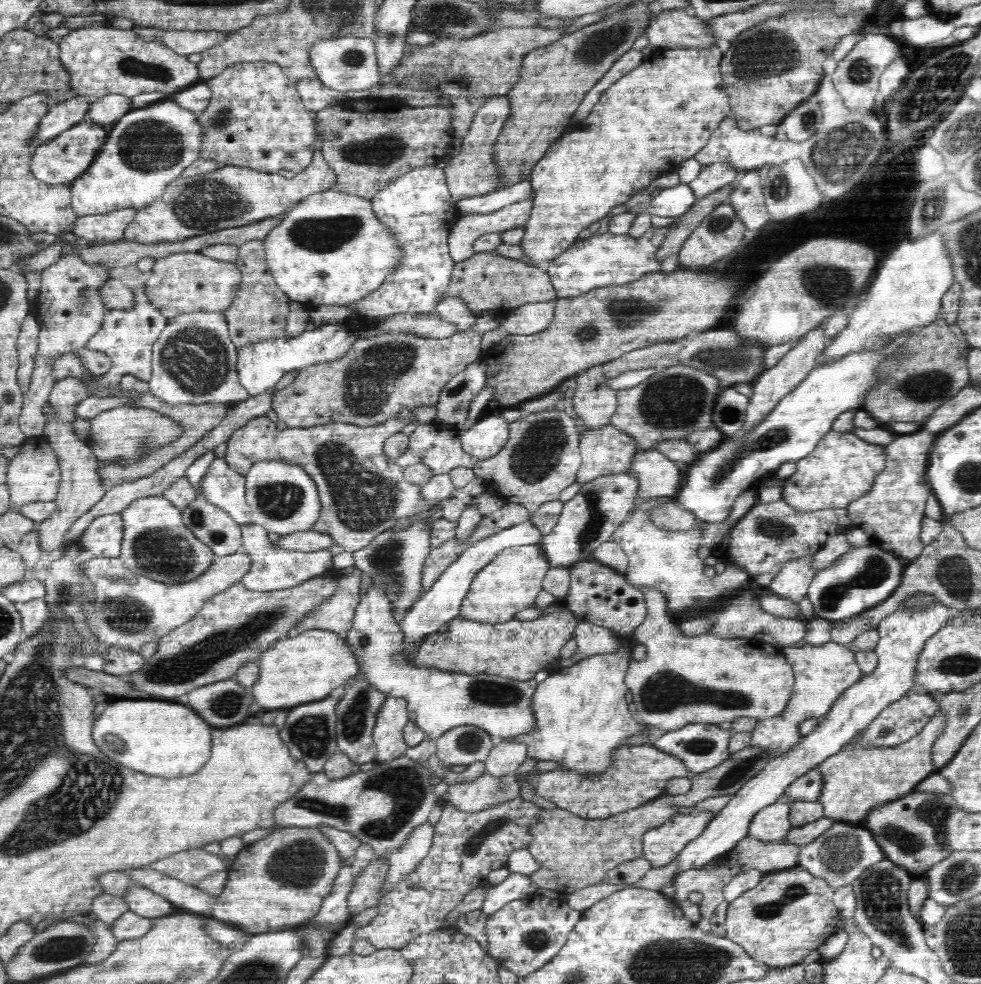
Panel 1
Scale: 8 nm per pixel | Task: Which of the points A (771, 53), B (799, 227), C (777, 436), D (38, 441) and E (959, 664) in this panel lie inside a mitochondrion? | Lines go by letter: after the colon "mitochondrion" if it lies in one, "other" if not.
A: mitochondrion
B: other
C: mitochondrion
D: other
E: mitochondrion

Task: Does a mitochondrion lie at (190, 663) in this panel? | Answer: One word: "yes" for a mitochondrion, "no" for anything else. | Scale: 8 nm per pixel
yes

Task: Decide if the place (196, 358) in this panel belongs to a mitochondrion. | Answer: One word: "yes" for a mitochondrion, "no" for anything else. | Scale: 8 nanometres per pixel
yes

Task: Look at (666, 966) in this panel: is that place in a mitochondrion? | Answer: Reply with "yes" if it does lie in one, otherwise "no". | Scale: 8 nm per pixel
yes

